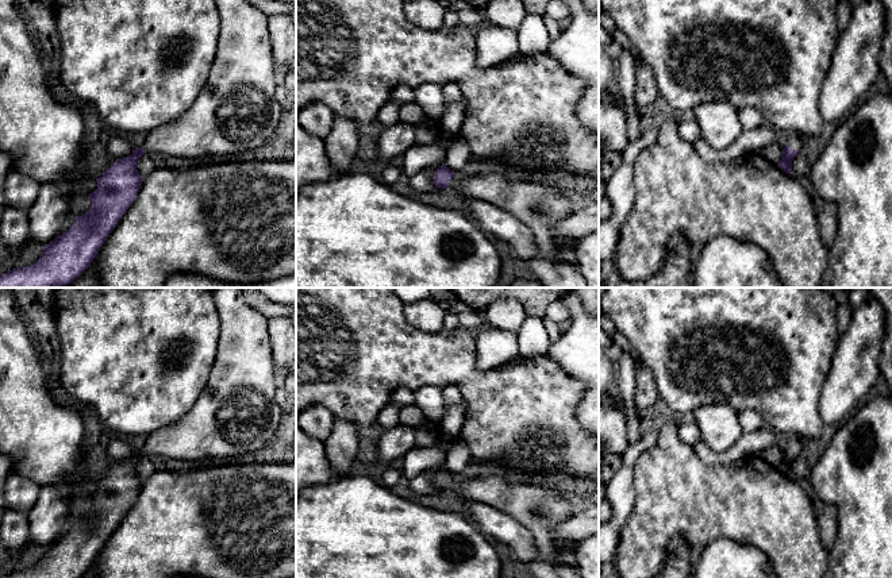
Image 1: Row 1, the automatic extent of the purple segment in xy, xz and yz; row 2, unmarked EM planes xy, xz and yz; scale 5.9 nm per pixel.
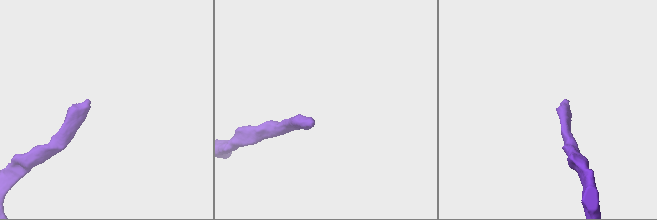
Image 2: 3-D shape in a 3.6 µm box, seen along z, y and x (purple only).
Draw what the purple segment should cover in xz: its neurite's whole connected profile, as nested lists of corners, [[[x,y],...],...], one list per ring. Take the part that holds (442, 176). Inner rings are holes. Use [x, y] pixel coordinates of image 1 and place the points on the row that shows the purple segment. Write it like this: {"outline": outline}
{"outline": [[[446,165],[439,166],[434,173],[434,184],[441,189],[447,189],[464,194],[466,199],[476,199],[491,203],[524,223],[534,234],[537,254],[526,263],[545,288],[588,288],[587,281],[576,263],[560,259],[562,242],[554,235],[554,224],[570,216],[572,201],[555,185],[530,180],[514,180],[511,173],[485,173],[472,177],[461,177]]]}

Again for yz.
{"outline": [[[793,132],[788,139],[788,144],[783,149],[781,159],[777,166],[787,174],[792,173],[792,161],[796,155],[806,150],[806,140],[803,135]]]}

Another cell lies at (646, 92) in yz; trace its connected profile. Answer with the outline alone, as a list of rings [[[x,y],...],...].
[[[635,58],[635,93],[634,99],[637,104],[649,105],[660,96],[657,89],[657,81],[647,63],[643,59]]]

